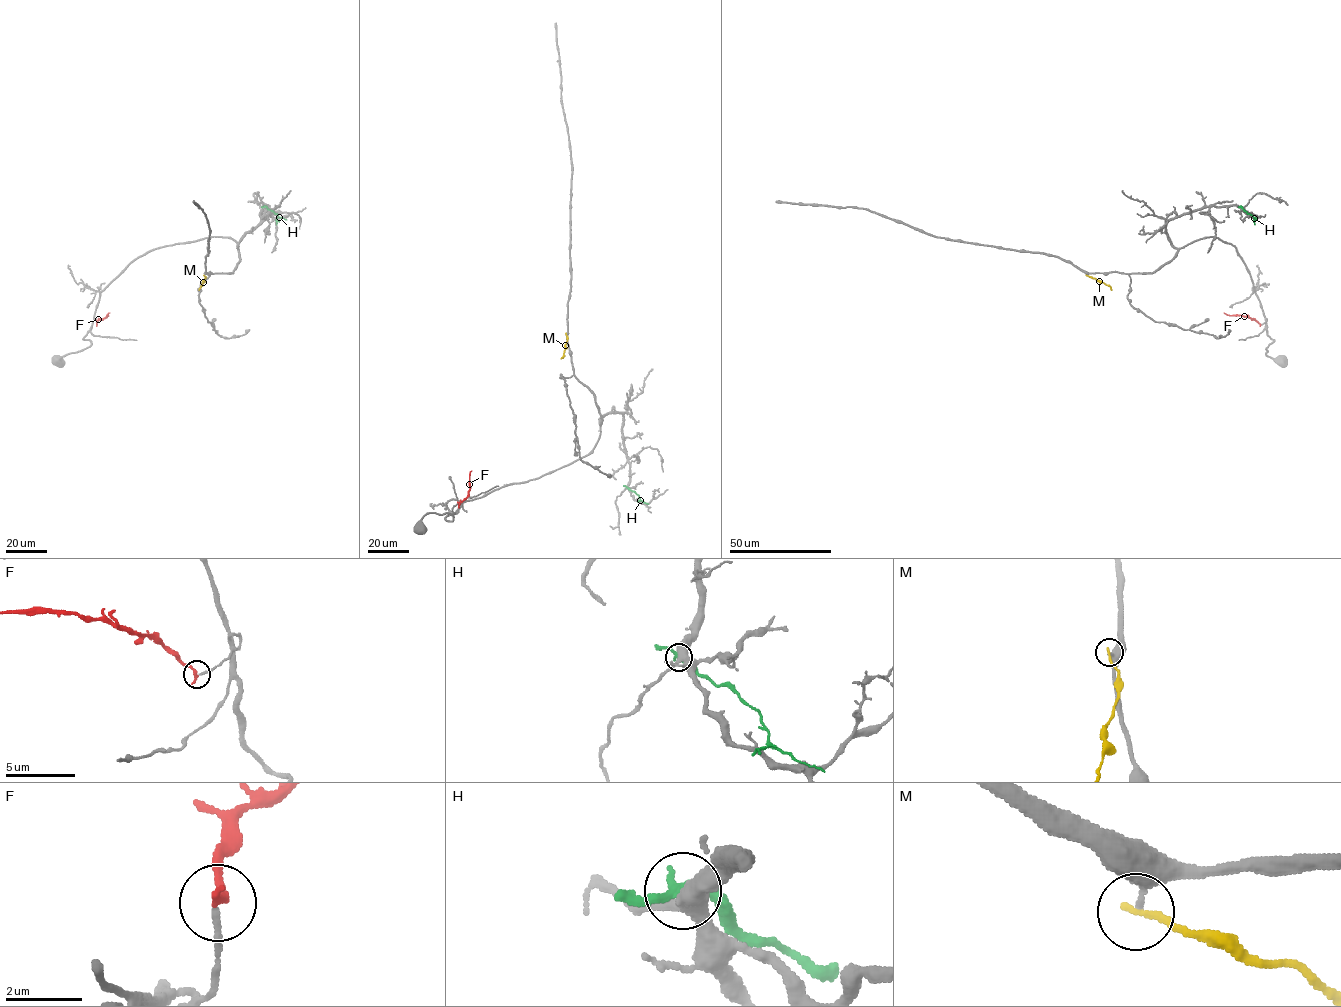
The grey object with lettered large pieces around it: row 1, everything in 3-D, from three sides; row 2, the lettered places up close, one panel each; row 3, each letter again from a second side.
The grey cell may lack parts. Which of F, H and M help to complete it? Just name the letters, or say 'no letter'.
F

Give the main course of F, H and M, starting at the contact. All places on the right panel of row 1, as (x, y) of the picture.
F: (1260, 324), (1248, 317), (1224, 312)
H: (1240, 207), (1257, 219)
M: (1086, 275), (1112, 290)

